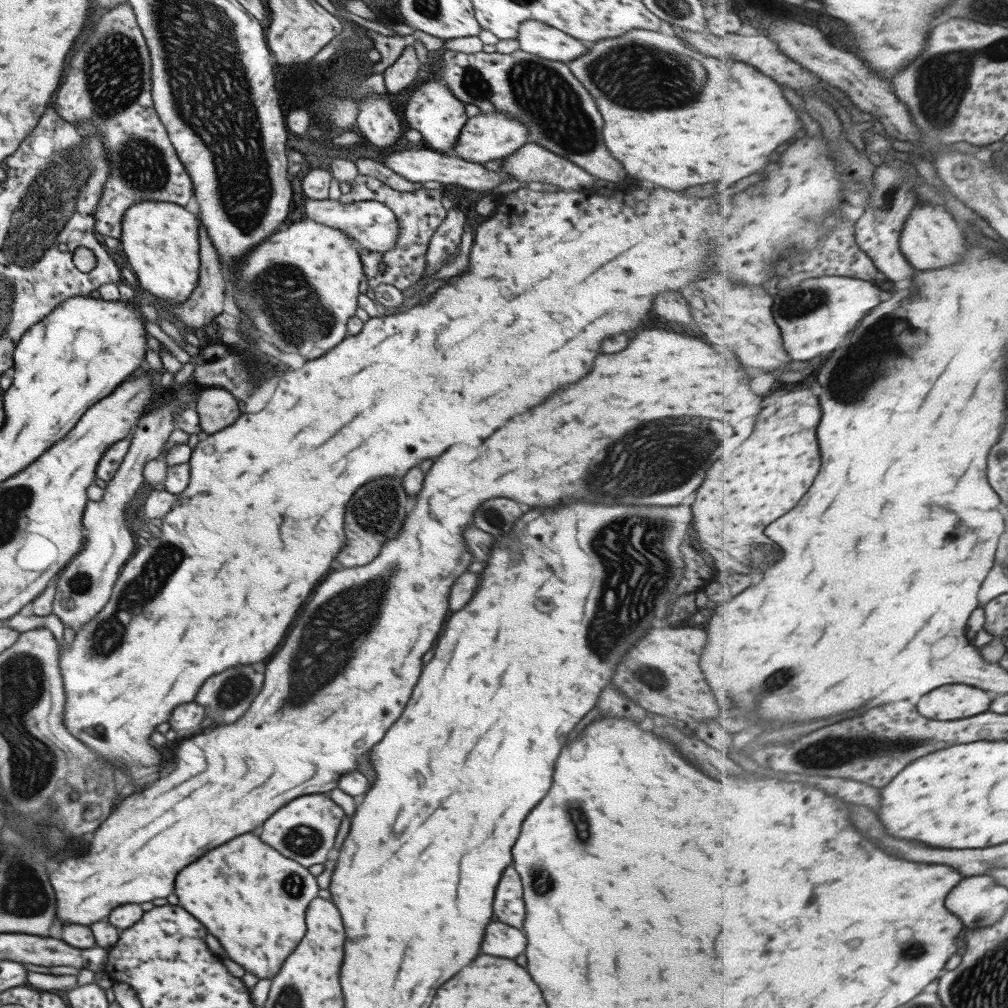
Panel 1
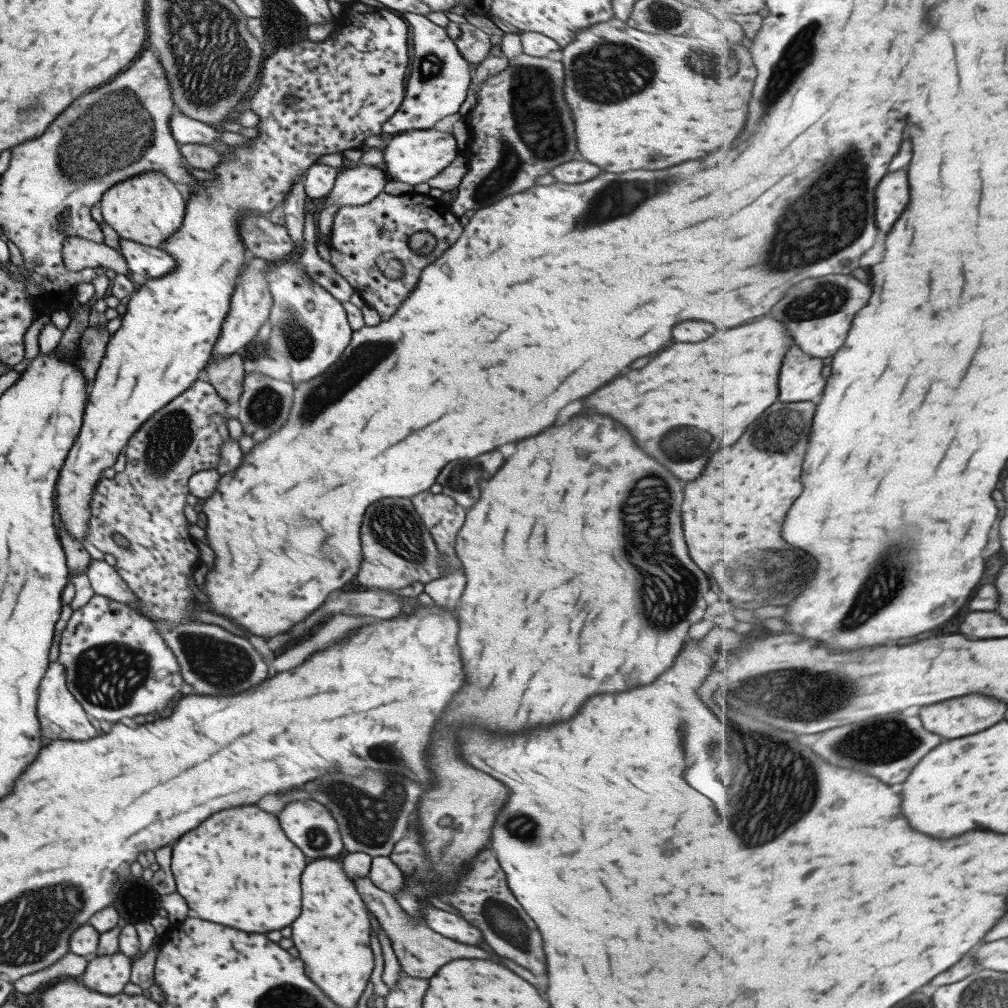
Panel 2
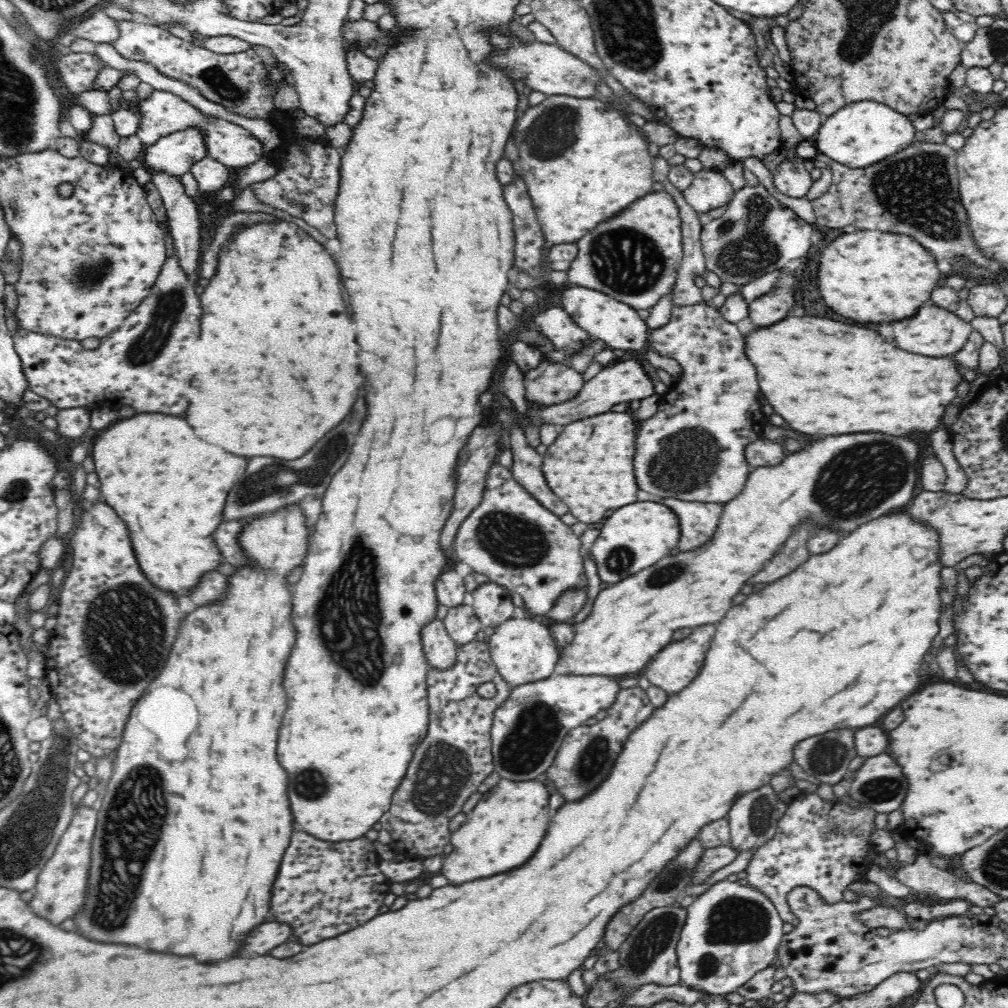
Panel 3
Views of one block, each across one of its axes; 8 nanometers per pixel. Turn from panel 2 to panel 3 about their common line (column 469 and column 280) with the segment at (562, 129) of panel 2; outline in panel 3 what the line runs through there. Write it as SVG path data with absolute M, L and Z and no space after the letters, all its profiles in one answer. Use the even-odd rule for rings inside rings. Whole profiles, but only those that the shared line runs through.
M133 19L117 20L116 24L119 35L115 40L115 48L125 59L150 63L166 77L183 80L188 86L198 89L208 100L222 105L237 116L272 119L289 127L288 139L273 152L278 172L271 180L250 187L262 204L269 204L290 216L302 218L328 239L336 238L334 206L340 187L342 154L326 140L299 140L291 126L291 117L273 108L272 100L278 90L268 79L262 58L252 48L238 54L218 54L172 35L168 30L160 28L160 25L142 24Z

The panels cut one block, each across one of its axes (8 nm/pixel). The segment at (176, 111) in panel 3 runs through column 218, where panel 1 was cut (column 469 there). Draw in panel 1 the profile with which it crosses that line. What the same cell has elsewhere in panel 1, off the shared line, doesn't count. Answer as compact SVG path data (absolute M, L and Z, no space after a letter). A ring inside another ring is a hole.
M506 113L478 114L470 118L460 131L457 143L453 146L451 154L458 155L468 162L484 164L489 160L498 160L510 156L513 152L528 144L527 128Z

